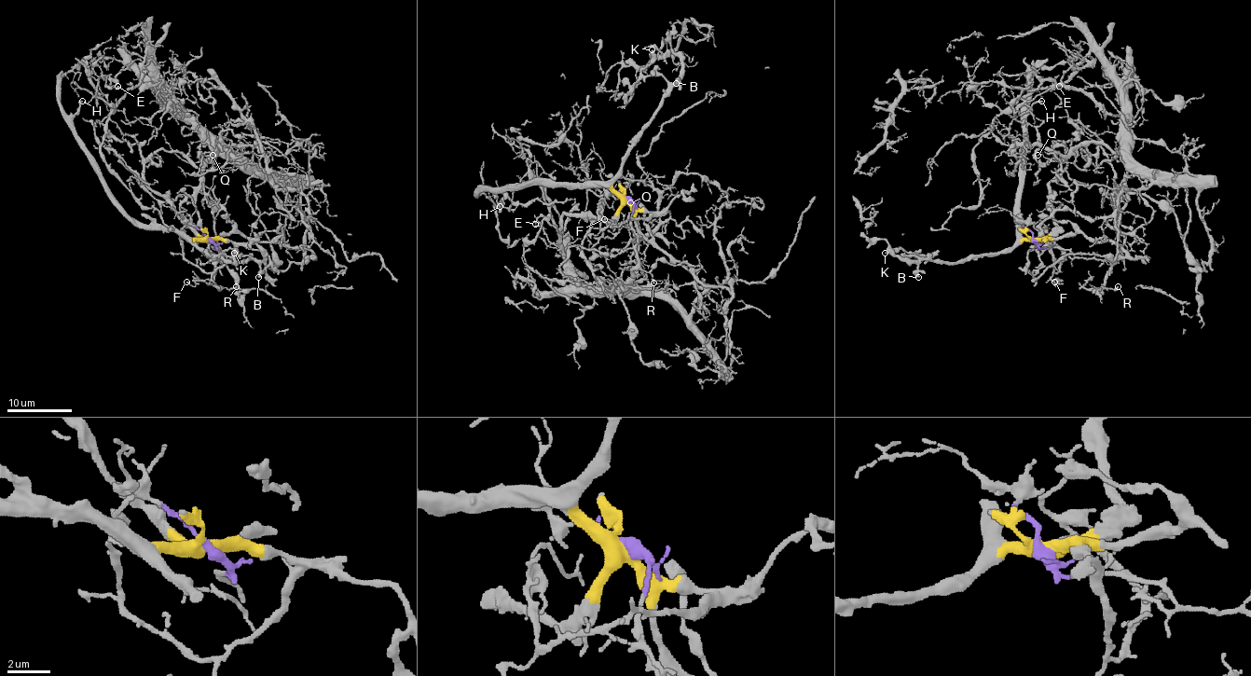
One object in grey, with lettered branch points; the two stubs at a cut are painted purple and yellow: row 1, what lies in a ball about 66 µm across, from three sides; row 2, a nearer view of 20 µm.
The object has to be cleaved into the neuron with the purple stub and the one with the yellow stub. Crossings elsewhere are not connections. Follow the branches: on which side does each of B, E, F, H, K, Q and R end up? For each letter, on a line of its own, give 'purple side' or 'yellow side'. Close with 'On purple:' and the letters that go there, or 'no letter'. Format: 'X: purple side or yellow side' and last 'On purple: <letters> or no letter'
B: yellow side
E: purple side
F: yellow side
H: yellow side
K: yellow side
Q: purple side
R: purple side
On purple: E, Q, R

